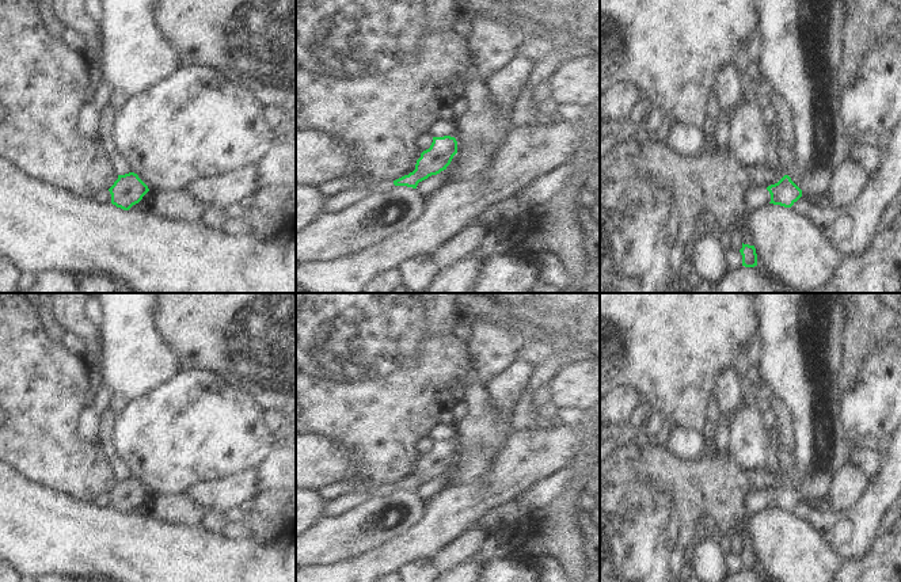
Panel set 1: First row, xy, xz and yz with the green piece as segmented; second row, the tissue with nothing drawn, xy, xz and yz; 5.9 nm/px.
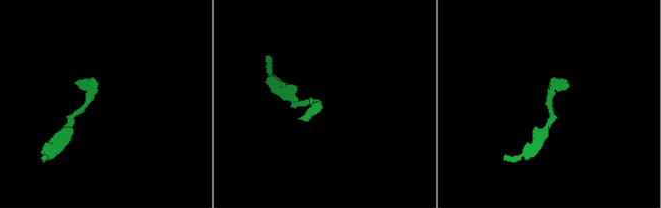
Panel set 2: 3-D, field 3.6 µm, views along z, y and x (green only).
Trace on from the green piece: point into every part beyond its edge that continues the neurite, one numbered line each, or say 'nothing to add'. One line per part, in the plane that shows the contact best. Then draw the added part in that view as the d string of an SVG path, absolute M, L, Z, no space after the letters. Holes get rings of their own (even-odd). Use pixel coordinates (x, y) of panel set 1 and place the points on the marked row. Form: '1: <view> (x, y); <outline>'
1: xz (346, 198); M381 180L362 189L347 189L339 194L326 197L323 213L337 213L370 194L384 193L394 189L392 180Z

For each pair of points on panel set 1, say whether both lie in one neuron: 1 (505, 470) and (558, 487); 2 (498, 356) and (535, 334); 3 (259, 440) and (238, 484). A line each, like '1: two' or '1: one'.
1: two
2: two
3: two

